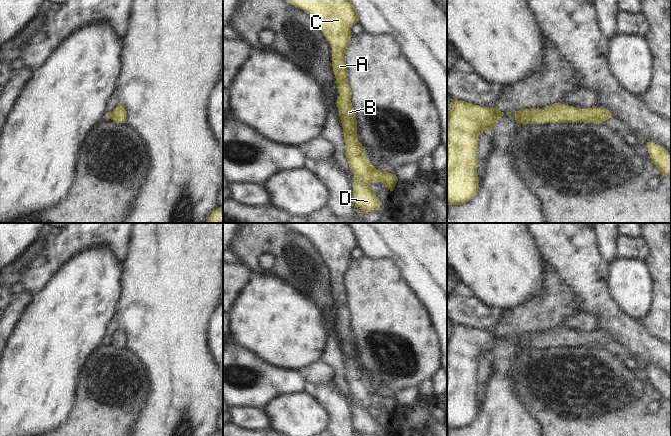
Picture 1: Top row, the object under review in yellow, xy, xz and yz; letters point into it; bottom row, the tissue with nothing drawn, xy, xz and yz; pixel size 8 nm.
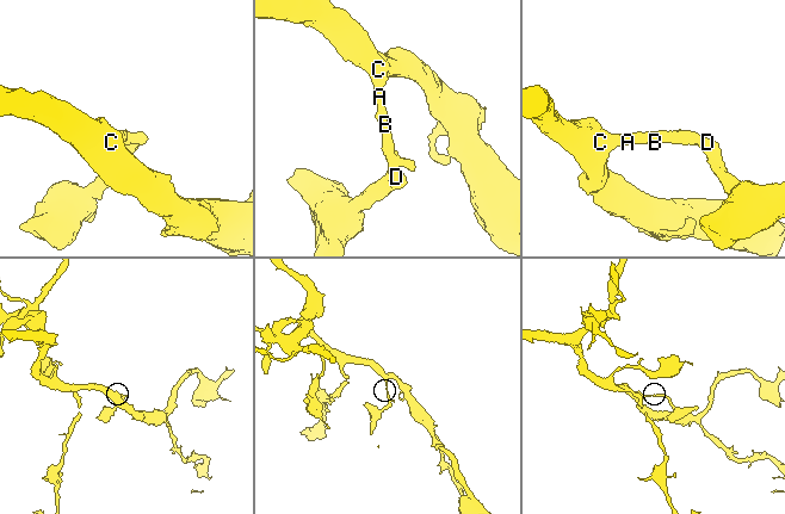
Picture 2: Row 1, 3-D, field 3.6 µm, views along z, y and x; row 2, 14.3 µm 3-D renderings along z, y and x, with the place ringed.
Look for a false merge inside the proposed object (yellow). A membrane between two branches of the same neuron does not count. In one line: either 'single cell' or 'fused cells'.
single cell

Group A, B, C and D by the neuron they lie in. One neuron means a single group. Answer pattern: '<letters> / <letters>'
A B C D

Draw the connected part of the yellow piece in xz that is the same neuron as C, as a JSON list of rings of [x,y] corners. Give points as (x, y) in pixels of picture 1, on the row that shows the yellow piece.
[[[286,0],[290,4],[304,10],[307,14],[313,17],[313,19],[319,25],[321,31],[325,35],[326,39],[330,42],[332,46],[332,66],[333,72],[336,77],[337,89],[340,96],[336,100],[338,107],[339,117],[342,123],[344,131],[344,140],[346,144],[346,158],[349,163],[350,170],[354,174],[353,181],[353,195],[356,207],[360,207],[357,210],[357,214],[365,210],[366,213],[379,210],[381,205],[381,200],[372,193],[369,184],[381,182],[390,191],[393,191],[396,183],[397,177],[395,174],[388,172],[382,172],[377,170],[370,162],[369,158],[365,154],[365,149],[359,142],[357,137],[357,120],[354,107],[351,103],[352,90],[348,84],[348,70],[346,67],[346,50],[351,43],[351,29],[359,22],[359,15],[356,8],[350,0]]]

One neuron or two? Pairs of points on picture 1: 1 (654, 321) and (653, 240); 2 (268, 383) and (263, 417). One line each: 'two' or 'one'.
1: one
2: two

